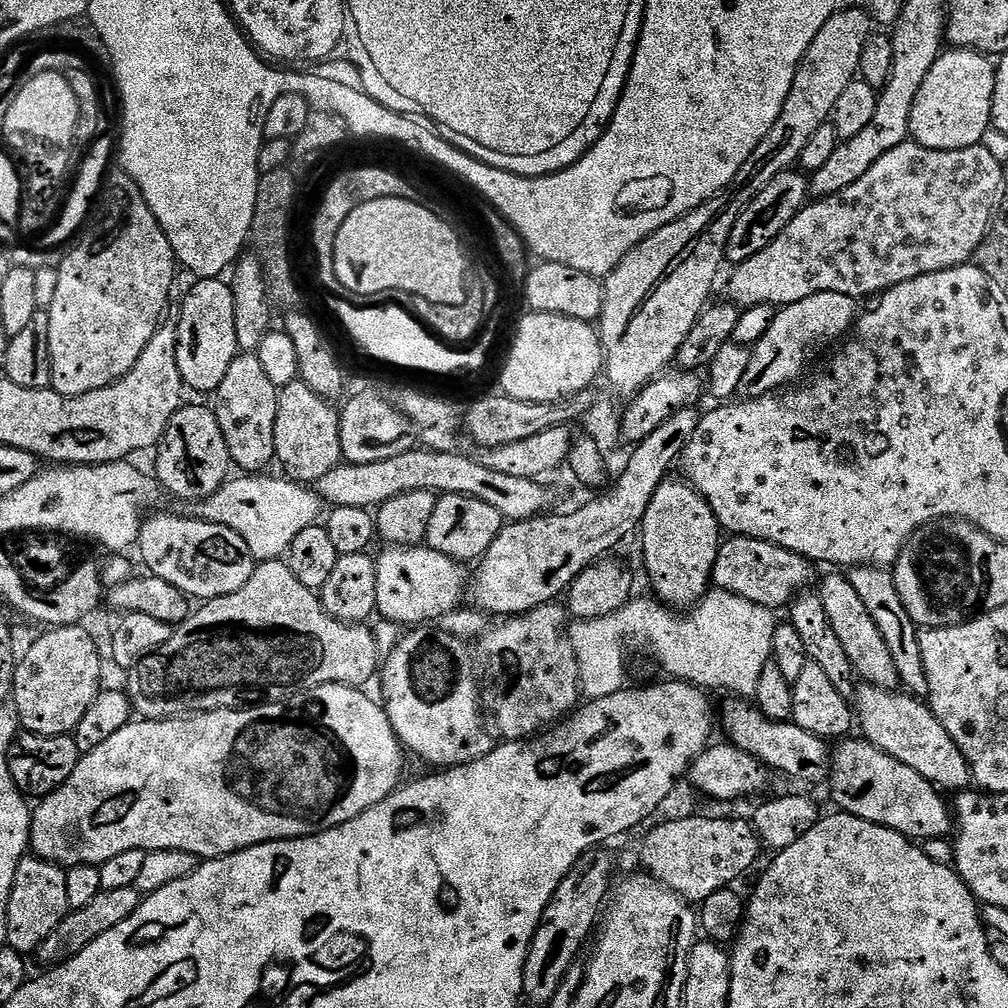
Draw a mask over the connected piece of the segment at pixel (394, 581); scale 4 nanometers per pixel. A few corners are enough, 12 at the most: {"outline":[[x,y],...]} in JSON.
{"outline":[[433,548],[375,557],[376,612],[439,622],[470,588],[463,563]]}

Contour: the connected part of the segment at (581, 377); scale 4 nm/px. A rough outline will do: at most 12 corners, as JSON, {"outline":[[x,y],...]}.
{"outline":[[532,312],[498,372],[503,395],[558,404],[606,368],[587,320]]}

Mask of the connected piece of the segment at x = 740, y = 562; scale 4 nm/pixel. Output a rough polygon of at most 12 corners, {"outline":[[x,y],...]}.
{"outline":[[768,540],[720,545],[712,584],[787,609],[813,561]]}

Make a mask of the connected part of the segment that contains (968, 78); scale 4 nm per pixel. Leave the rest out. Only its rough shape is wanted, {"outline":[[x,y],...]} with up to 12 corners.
{"outline":[[943,51],[910,116],[943,151],[991,131],[995,64]]}

